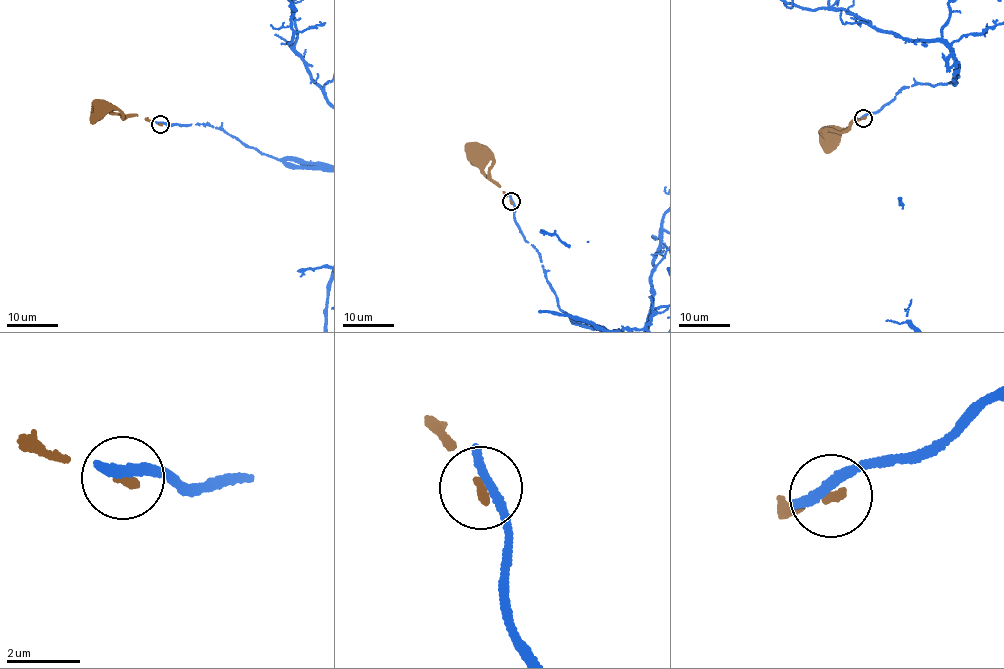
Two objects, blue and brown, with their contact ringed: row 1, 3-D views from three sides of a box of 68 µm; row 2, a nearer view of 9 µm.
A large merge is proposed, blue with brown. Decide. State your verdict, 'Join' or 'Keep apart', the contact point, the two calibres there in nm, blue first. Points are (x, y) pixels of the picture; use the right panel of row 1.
Keep apart. Place: (863, 118). Thickness 240 nm (blue) against 220 nm

